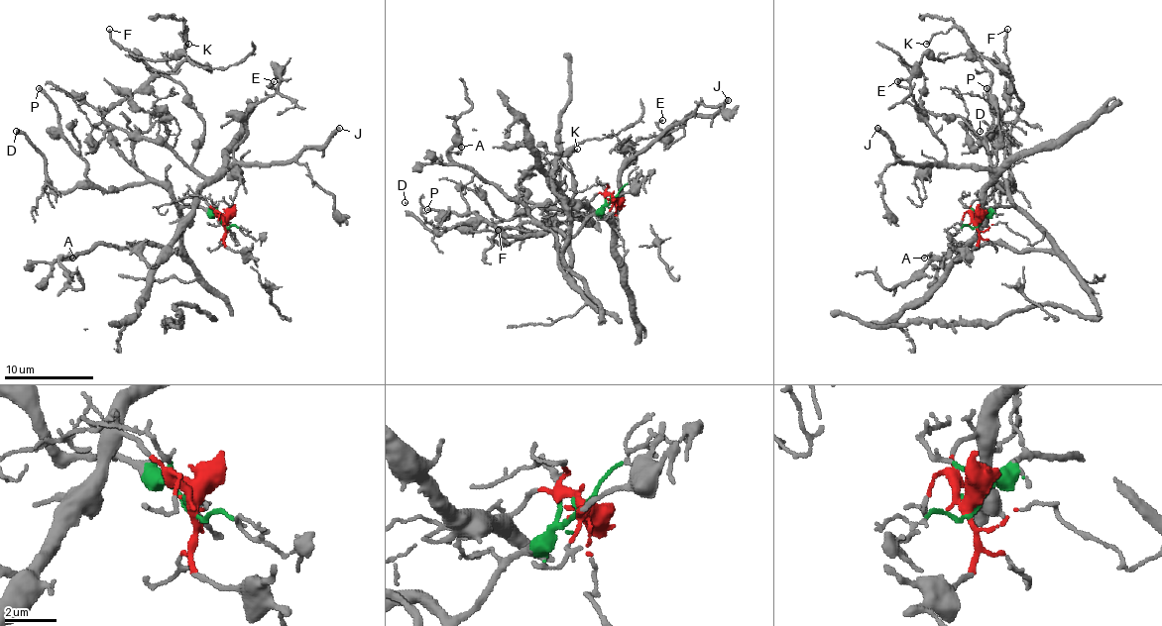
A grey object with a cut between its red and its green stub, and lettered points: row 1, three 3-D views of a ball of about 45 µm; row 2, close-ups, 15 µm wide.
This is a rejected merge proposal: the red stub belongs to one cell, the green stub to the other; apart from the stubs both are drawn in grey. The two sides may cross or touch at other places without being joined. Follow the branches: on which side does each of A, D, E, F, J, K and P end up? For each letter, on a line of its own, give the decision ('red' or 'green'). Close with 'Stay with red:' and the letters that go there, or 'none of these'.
A: green
D: green
E: red
F: green
J: red
K: green
P: green
Stay with red: E, J

